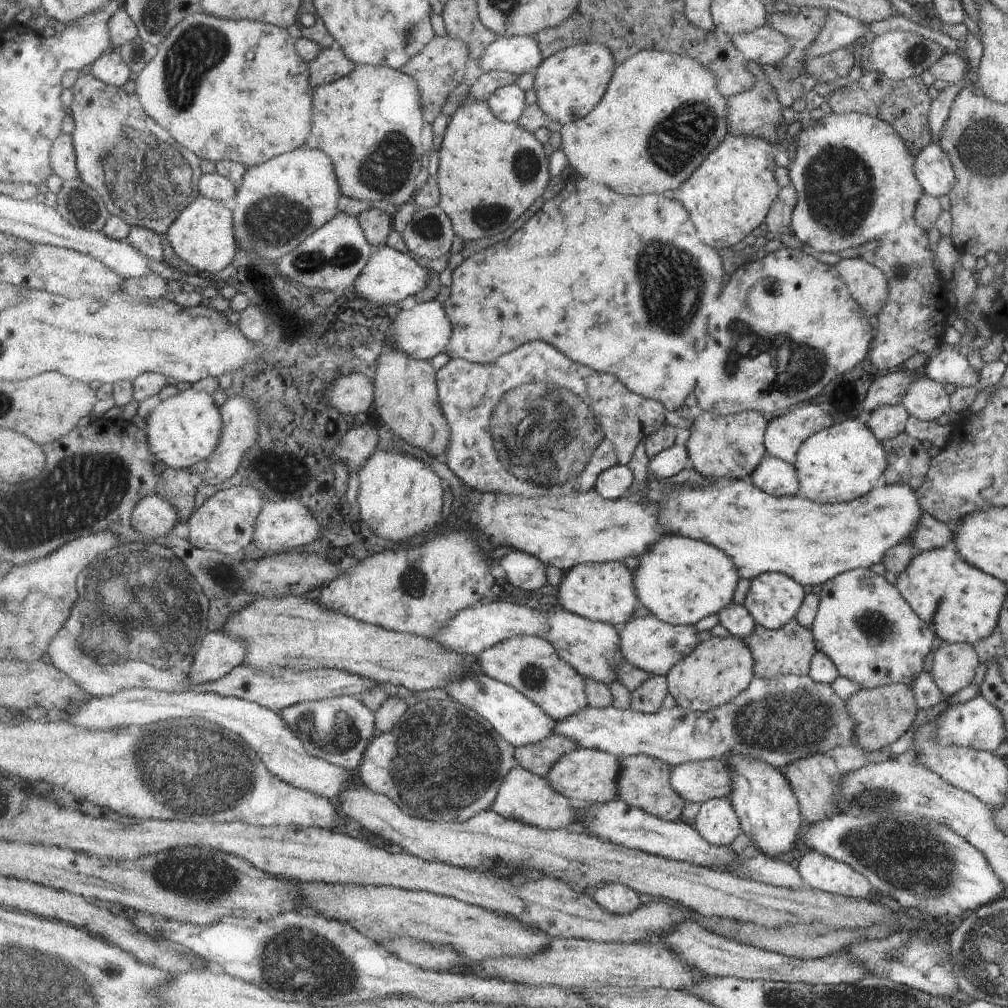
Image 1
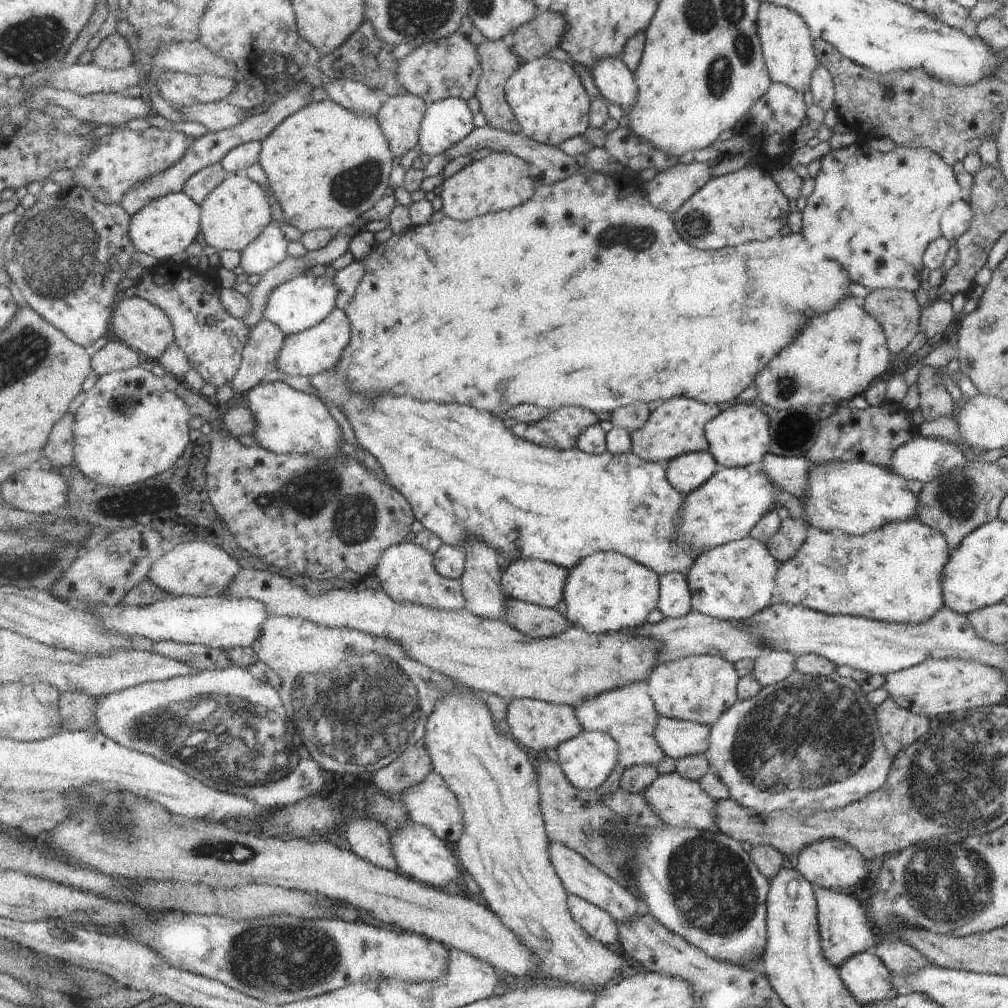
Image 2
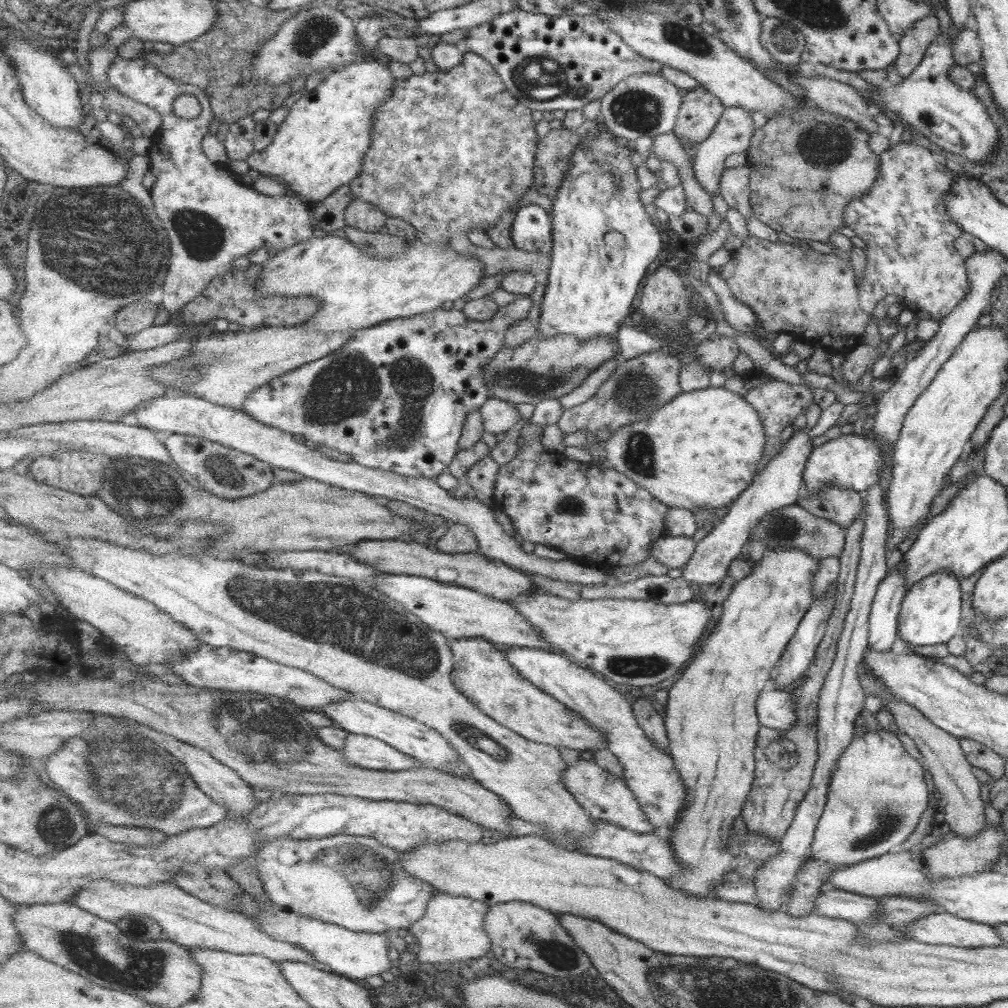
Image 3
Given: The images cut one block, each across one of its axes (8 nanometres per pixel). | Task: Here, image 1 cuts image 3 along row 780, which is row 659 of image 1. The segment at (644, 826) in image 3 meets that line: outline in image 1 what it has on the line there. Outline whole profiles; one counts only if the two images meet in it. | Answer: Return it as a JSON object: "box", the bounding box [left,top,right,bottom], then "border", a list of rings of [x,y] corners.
{"box":[544,608,625,686],"border":[[[545,608],[551,618],[550,630],[544,638],[548,639],[561,654],[586,679],[596,679],[598,682],[612,686],[619,681],[619,669],[625,662],[622,650],[620,628],[602,621],[593,621],[589,618],[563,609],[551,613]]]}

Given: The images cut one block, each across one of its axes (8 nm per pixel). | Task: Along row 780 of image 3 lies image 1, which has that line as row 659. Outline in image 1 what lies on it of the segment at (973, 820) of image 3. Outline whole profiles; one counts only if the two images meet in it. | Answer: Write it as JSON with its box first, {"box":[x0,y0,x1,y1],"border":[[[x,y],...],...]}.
{"box":[932,643,979,697],"border":[[[945,643],[932,654],[932,675],[937,687],[946,697],[972,684],[979,662],[972,645]]]}

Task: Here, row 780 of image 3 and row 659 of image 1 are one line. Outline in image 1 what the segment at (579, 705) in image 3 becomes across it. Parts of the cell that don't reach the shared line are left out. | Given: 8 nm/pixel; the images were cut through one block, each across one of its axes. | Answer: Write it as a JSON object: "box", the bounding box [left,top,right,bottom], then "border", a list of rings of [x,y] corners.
{"box":[620,614,698,677],"border":[[[652,614],[628,622],[620,629],[620,634],[626,660],[638,668],[651,672],[654,676],[667,677],[679,662],[694,652],[698,642],[694,625],[671,625]]]}

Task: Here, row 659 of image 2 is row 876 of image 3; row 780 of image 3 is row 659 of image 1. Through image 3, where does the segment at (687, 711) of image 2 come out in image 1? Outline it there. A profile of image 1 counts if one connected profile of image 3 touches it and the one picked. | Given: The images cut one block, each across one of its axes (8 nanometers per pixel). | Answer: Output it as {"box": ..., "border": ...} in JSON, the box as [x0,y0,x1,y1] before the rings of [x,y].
{"box":[667,637,756,712],"border":[[[711,637],[702,641],[694,652],[679,662],[667,676],[669,689],[678,706],[698,712],[708,712],[720,705],[730,702],[738,694],[749,688],[756,676],[754,666],[756,659],[745,643],[736,637]]]}

